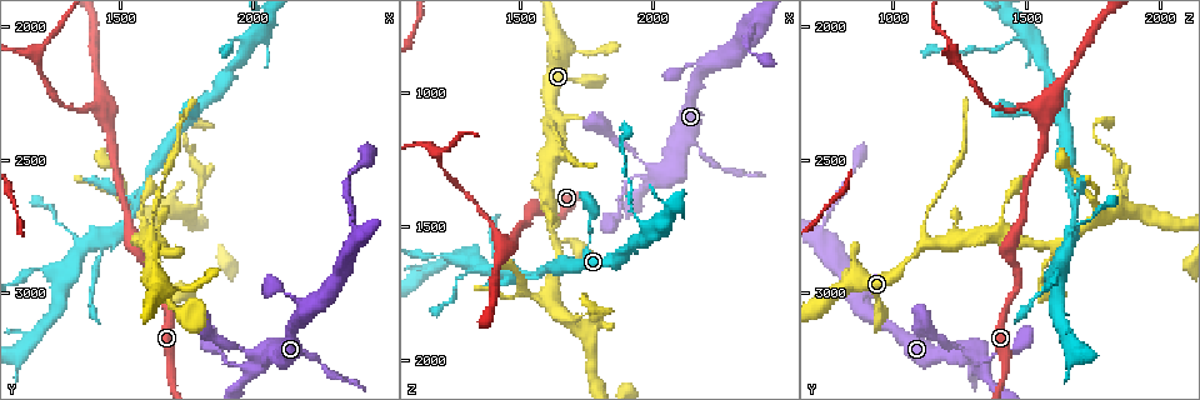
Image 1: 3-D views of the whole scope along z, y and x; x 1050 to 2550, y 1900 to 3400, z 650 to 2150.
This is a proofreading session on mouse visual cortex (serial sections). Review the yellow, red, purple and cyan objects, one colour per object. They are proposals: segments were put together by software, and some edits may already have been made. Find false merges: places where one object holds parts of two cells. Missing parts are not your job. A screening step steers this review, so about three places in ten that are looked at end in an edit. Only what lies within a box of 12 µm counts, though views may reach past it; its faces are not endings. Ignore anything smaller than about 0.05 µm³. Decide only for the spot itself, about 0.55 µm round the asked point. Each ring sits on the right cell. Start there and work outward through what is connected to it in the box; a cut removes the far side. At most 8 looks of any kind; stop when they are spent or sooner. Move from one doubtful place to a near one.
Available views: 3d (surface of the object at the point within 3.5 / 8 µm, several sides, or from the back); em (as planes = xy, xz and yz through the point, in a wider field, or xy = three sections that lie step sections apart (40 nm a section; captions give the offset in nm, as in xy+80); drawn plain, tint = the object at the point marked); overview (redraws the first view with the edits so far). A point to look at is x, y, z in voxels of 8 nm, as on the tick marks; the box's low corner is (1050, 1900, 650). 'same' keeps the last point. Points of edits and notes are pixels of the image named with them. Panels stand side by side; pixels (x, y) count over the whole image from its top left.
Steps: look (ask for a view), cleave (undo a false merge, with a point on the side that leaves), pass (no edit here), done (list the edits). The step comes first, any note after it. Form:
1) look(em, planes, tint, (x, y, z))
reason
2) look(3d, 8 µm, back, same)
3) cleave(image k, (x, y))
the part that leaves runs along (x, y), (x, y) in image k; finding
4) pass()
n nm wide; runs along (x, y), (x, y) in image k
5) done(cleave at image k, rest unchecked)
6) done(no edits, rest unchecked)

look(3d, 8 µm, (2180, 3220, 1220))
calibre changes

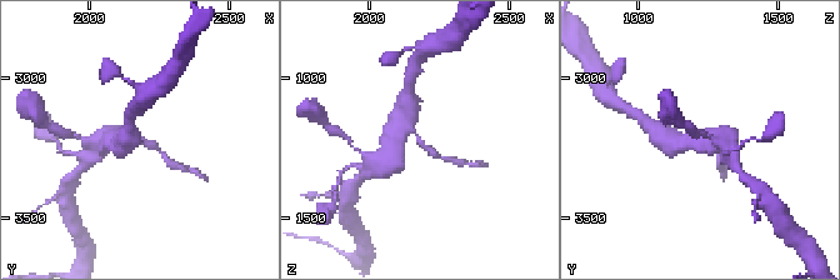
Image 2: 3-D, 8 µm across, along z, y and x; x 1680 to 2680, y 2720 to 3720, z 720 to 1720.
look(3d, 3.5 µm, same)
zoom in

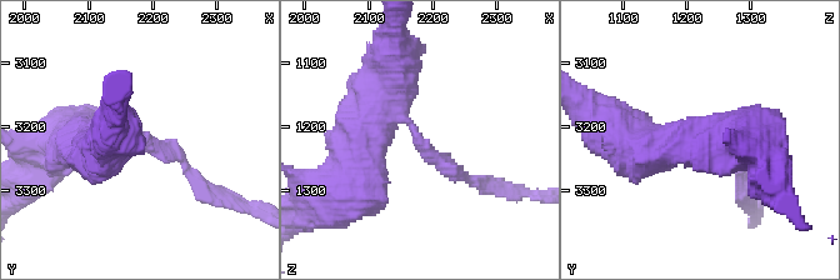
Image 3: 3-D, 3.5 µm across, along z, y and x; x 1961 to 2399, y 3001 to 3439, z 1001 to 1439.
cleave(image 3, (449, 164))
the part that leaves runs along (416, 135), (459, 176), (501, 186) in image 3; two cells meet here

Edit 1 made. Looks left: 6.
look(overview)

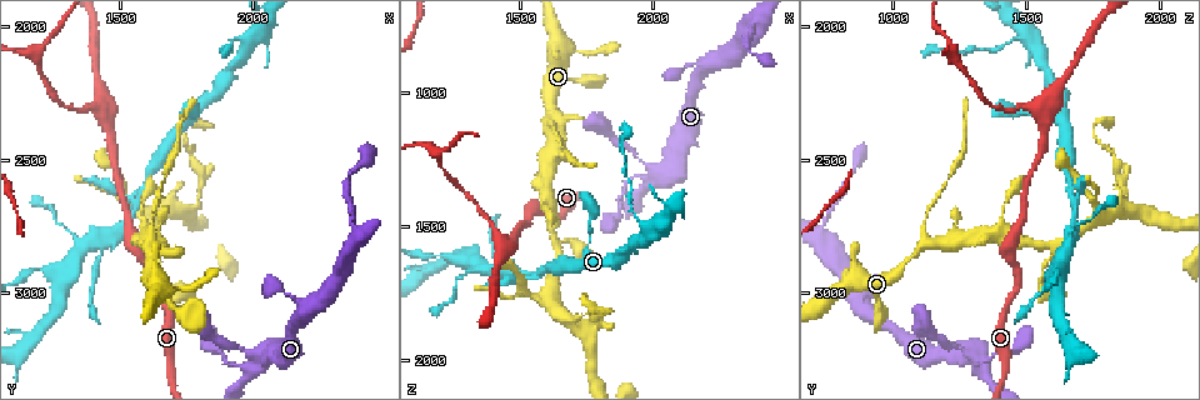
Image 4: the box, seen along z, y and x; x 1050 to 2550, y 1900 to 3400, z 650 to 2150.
look(3d, 3.5 µm, (1930, 3200, 1240))
thin neck

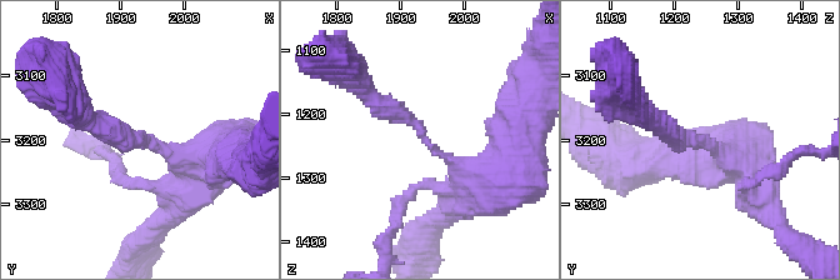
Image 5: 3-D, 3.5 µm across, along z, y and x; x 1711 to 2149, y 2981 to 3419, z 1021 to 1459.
look(em, planes, tint, (1935, 3205, 1240))
arms of 300, 400 nm

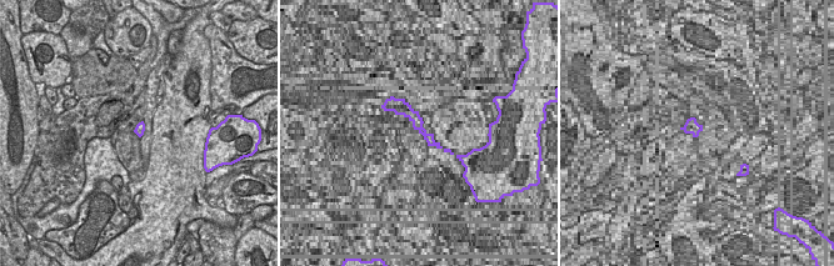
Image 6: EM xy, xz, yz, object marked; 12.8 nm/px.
pass()
runs along (495, 183), (454, 164), (365, 90) in image 5; continuous, no second cell

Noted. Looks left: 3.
look(3d, 3.5 µm, (1620, 2810, 1130))
thin arm on a thick one

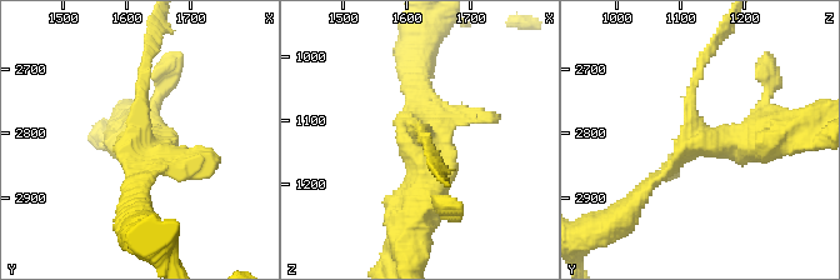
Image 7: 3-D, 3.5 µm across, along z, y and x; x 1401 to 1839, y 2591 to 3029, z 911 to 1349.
look(em, xy, step 3, tint, (1620, 2815, 1125))
3 arms; arms of 150, 200, 500 nm; now the EM

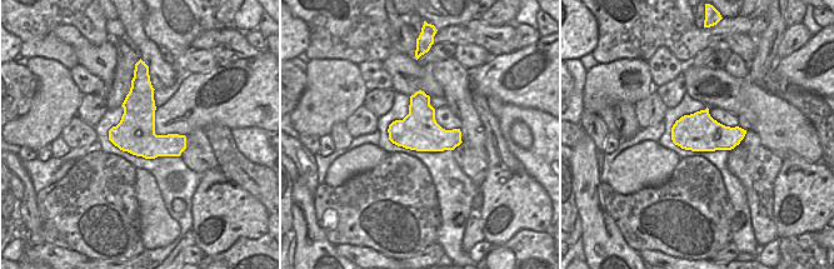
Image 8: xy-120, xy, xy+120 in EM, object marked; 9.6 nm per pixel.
pass()
runs along (630, 204), (695, 143), (771, 131) in image 7; continuous, no second cell

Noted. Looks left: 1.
done(cleave at image 3, rest unchecked)

